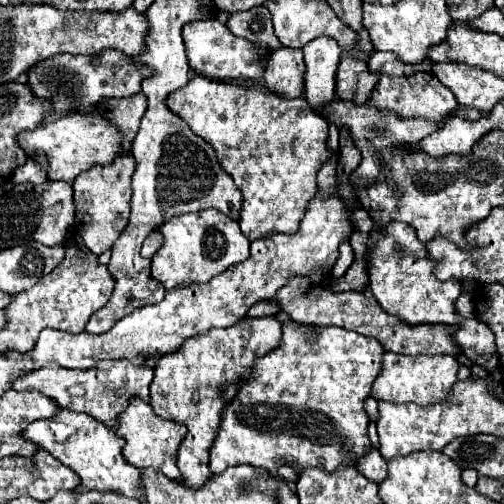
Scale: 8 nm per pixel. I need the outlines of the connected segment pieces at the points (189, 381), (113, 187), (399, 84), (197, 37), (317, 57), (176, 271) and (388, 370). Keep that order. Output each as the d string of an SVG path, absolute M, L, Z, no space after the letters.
M263 316L263 318L243 318L231 328L213 328L203 336L189 338L183 342L181 350L177 350L171 356L165 356L157 362L155 366L155 378L151 382L151 408L155 410L157 416L165 420L173 420L179 424L187 426L187 436L181 442L179 454L177 454L177 466L181 470L181 484L189 488L199 488L203 482L211 478L209 470L209 448L219 432L221 426L221 416L227 404L237 396L237 386L241 380L249 378L251 368L255 358L261 358L281 344L281 322L275 316Z
M119 156L109 166L93 166L87 172L81 172L73 182L75 190L75 206L77 206L77 228L85 242L85 246L95 252L103 254L113 246L119 234L125 230L131 208L131 176L135 172L135 158L133 156Z
M425 72L415 76L381 76L369 104L377 106L379 110L391 110L401 118L425 118L437 122L443 120L457 106L457 98L447 86L437 80L435 74Z
M199 20L183 26L183 40L187 46L189 66L195 74L203 74L207 78L263 78L265 62L269 58L269 50L255 46L245 38L233 36L233 32L221 24L219 20Z
M321 36L303 48L305 54L305 98L313 110L335 96L335 74L341 60L341 46L331 36Z
M203 210L197 214L183 214L171 218L159 232L165 238L165 244L151 260L151 276L163 284L169 292L177 286L205 284L227 268L249 258L249 240L241 236L241 228L235 220L225 218L217 210Z
M387 352L383 358L383 370L373 384L371 396L375 400L385 400L385 402L413 402L419 406L437 404L449 396L453 384L457 382L457 370L459 370L459 362L447 354L401 356L401 354Z

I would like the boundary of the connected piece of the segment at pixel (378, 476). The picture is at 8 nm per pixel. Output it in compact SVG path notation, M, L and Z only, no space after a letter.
M371 448L369 454L365 454L365 458L357 462L357 468L365 478L375 484L381 484L387 478L387 462L375 448Z

